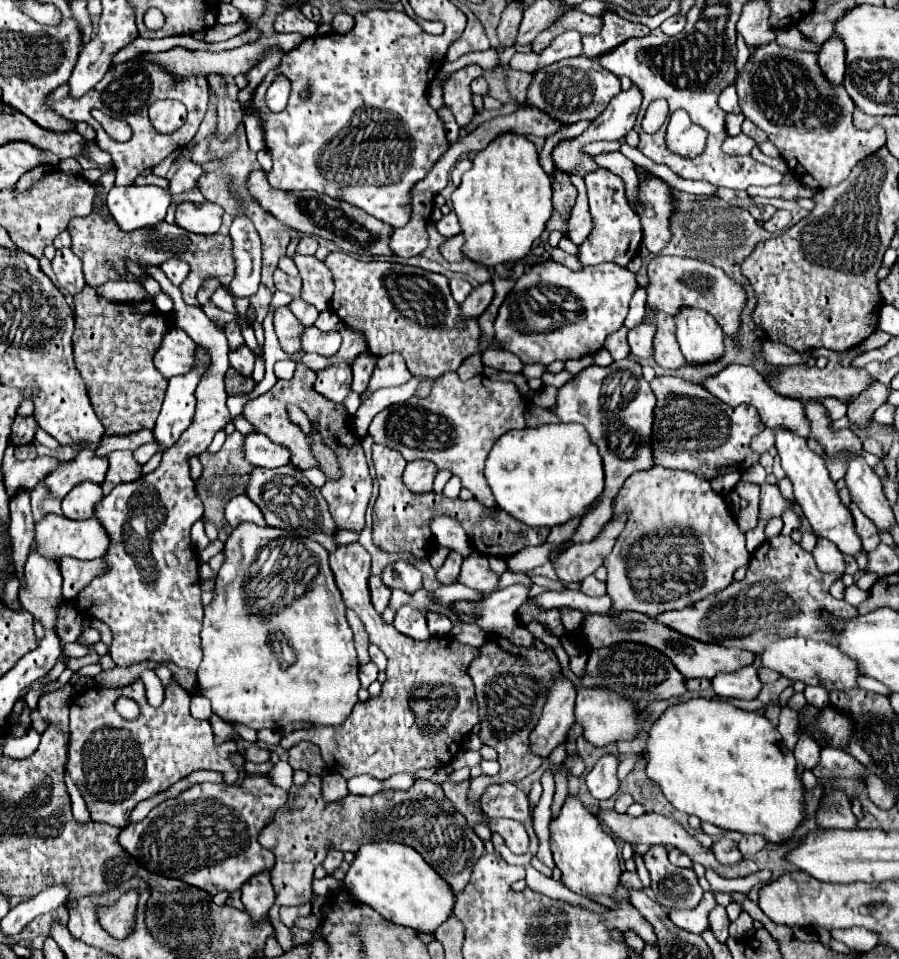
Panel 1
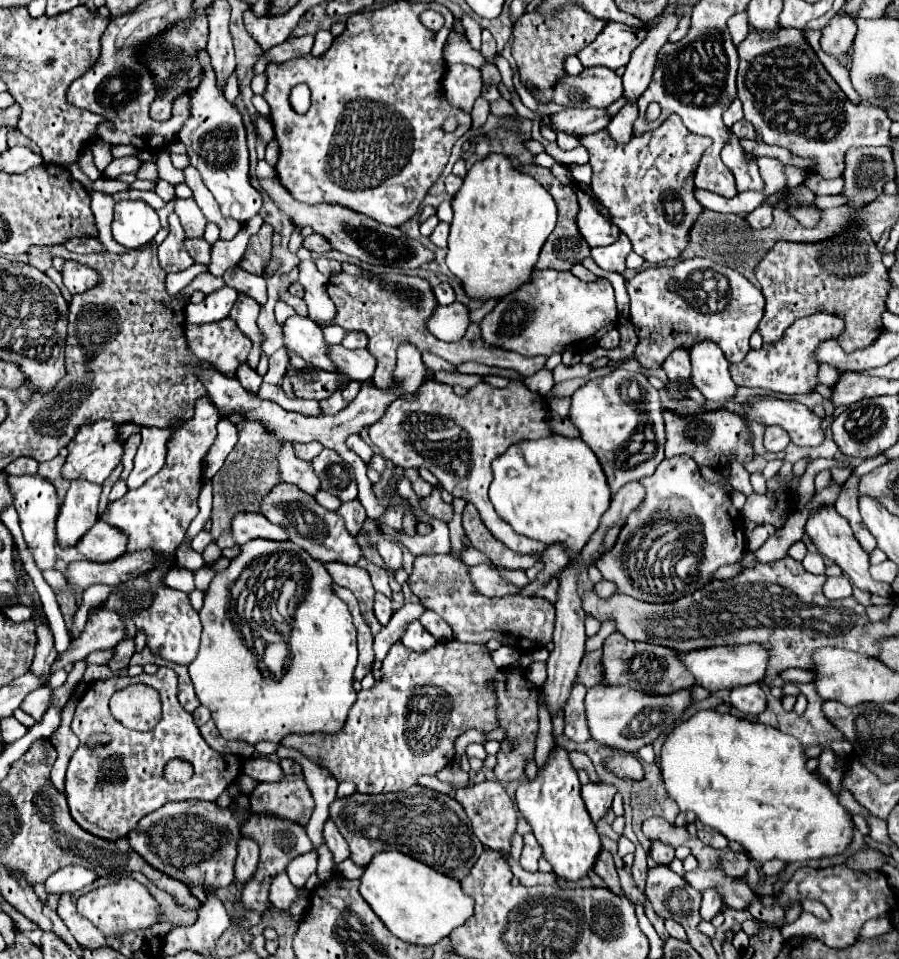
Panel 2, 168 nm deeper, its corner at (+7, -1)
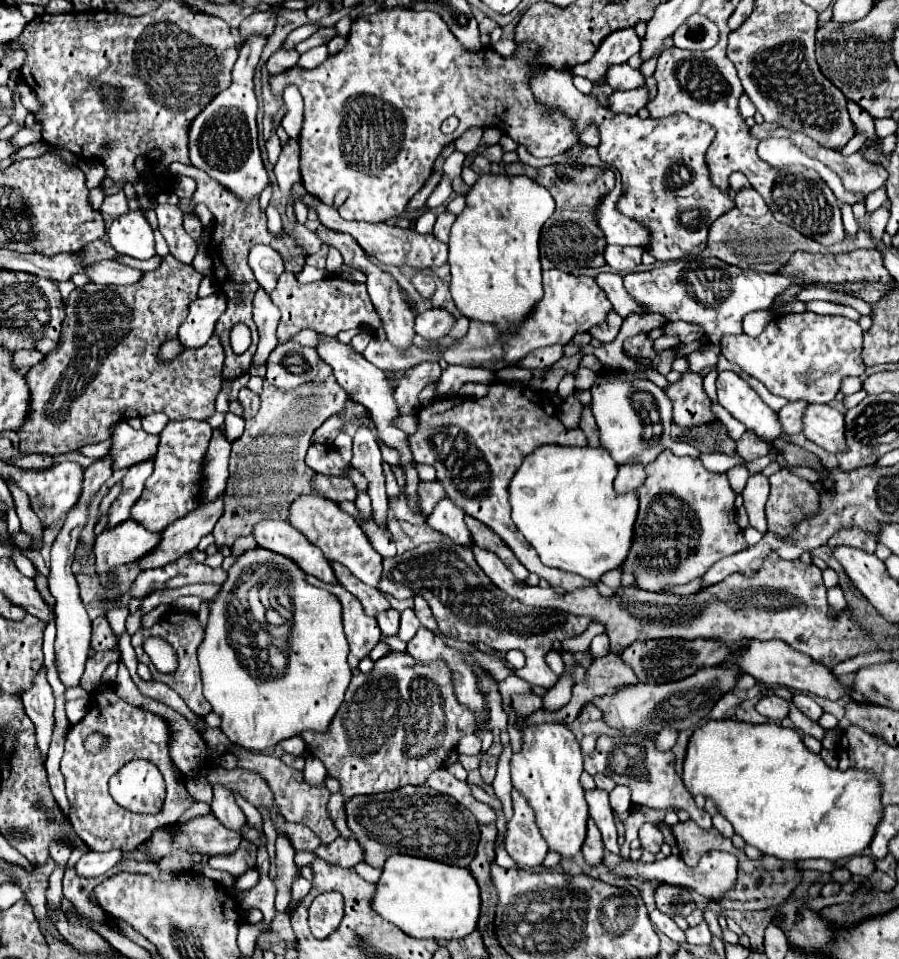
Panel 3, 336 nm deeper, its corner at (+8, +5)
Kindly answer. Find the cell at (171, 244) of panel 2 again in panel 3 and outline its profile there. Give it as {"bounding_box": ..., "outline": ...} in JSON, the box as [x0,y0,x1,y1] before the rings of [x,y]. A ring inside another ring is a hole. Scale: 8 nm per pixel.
{"bounding_box":[155,204,197,264],"outline":[[[159,204],[155,208],[157,212],[157,220],[159,220],[159,230],[165,236],[171,254],[183,262],[183,264],[191,264],[195,254],[197,254],[197,242],[185,232],[183,228],[183,212],[179,210],[179,206],[173,204]]]}

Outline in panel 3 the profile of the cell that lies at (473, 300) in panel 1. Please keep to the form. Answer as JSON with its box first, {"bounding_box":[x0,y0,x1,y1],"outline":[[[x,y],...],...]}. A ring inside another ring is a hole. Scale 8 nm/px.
{"bounding_box":[415,308,453,340],"outline":[[[429,308],[423,314],[419,314],[415,318],[415,334],[419,334],[425,340],[439,340],[443,336],[447,336],[449,328],[453,326],[453,316],[447,310],[441,308]]]}

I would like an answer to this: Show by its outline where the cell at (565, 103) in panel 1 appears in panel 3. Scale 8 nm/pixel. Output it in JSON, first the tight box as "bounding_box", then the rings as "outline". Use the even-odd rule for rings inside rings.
{"bounding_box":[605,64,645,90],"outline":[[[617,64],[611,66],[607,76],[605,76],[607,84],[615,90],[633,90],[639,86],[645,86],[645,78],[637,68],[631,68],[629,64]]]}

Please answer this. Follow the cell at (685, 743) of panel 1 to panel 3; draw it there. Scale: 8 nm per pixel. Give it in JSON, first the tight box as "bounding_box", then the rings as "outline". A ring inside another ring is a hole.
{"bounding_box":[683,720,883,860],"outline":[[[711,720],[695,730],[689,740],[683,782],[691,794],[703,794],[717,804],[717,810],[733,824],[735,832],[751,846],[767,856],[779,860],[841,860],[863,854],[869,848],[875,830],[883,816],[881,782],[875,780],[871,770],[847,768],[845,772],[829,768],[819,754],[813,754],[801,742],[801,736],[793,728],[781,728],[779,724],[747,724],[739,720]]]}

